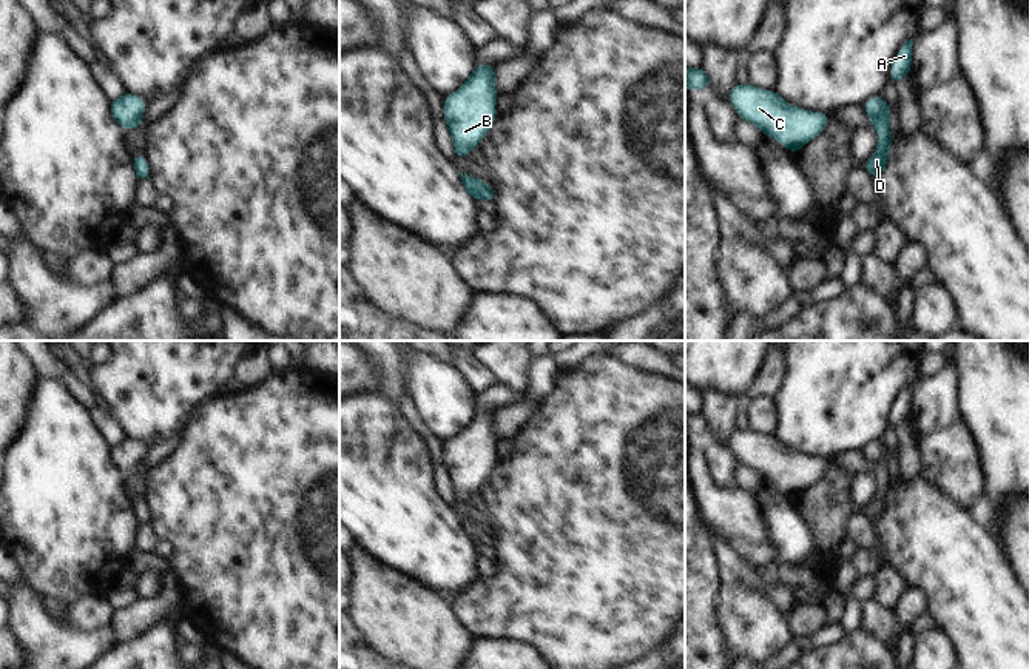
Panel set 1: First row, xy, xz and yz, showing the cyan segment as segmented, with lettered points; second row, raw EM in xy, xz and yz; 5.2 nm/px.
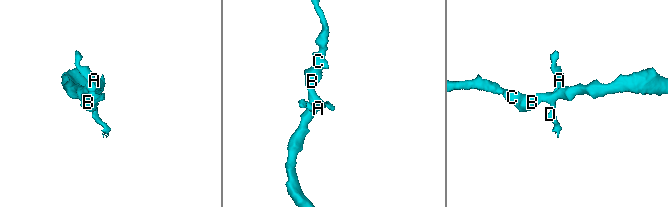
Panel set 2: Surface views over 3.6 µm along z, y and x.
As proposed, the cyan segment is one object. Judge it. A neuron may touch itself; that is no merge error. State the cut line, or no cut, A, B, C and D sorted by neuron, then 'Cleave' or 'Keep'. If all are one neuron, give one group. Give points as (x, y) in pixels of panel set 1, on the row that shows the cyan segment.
Split along yz (889, 113), (884, 111), (872, 124). Groups: A D / B C. Cleave.

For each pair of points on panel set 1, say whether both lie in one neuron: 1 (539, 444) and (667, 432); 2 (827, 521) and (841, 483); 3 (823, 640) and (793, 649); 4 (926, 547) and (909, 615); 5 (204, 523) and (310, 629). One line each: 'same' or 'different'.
1: same
2: same
3: same
4: different
5: same

